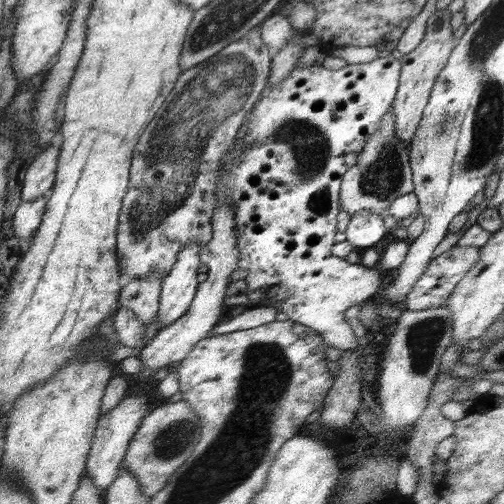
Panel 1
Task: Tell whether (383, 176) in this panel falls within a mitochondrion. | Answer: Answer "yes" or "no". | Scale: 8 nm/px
yes

